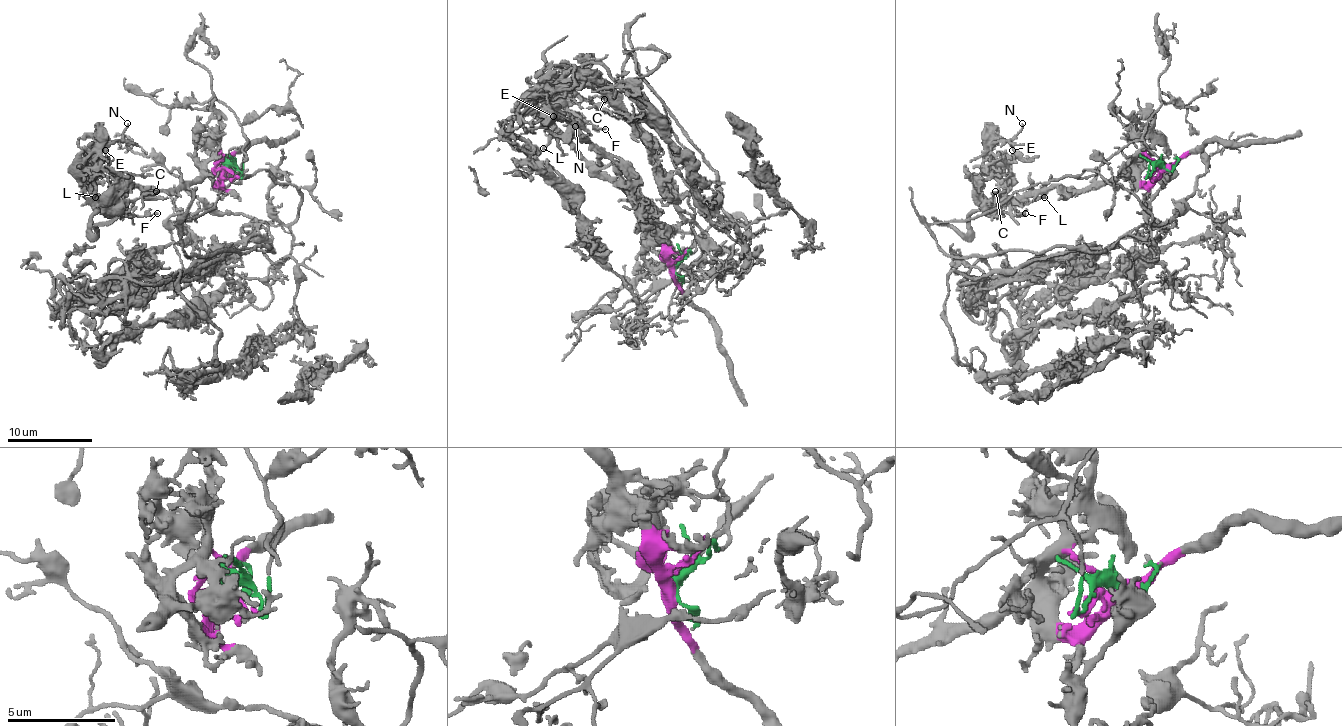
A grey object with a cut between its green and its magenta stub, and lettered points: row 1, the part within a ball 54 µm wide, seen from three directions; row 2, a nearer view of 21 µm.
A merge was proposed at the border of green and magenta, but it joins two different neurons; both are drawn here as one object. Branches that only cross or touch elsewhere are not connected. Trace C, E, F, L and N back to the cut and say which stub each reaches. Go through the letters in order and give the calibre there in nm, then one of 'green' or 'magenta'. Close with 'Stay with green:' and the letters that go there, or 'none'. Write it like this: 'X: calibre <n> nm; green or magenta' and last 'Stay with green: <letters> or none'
C: calibre 160 nm; magenta
E: calibre 200 nm; magenta
F: calibre 130 nm; magenta
L: calibre 220 nm; magenta
N: calibre 140 nm; magenta
Stay with green: none

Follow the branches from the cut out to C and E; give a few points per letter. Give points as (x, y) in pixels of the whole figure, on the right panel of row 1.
C: (1164, 167), (1147, 182), (1115, 176), (1089, 189), (1045, 187), (1011, 199), (1004, 212), (991, 193), (996, 191)
E: (1164, 167), (1147, 182), (1115, 176), (1089, 189), (1013, 197), (1008, 163), (991, 146), (1006, 140), (1013, 150)

